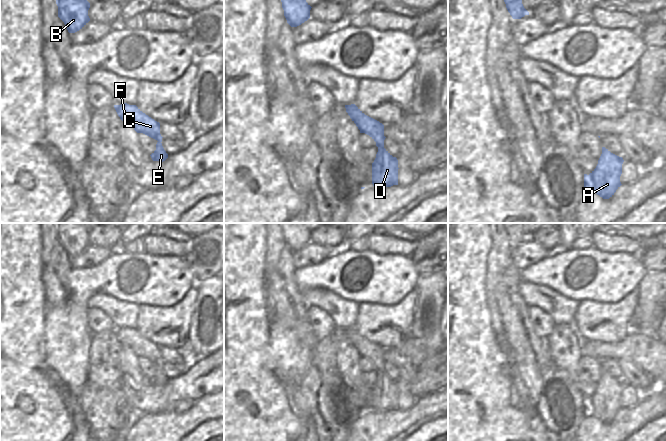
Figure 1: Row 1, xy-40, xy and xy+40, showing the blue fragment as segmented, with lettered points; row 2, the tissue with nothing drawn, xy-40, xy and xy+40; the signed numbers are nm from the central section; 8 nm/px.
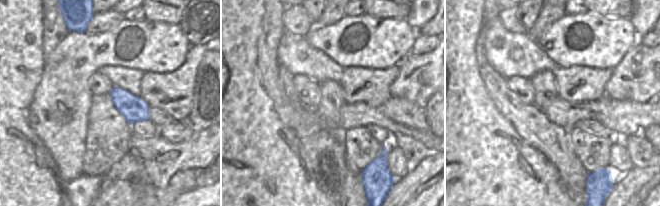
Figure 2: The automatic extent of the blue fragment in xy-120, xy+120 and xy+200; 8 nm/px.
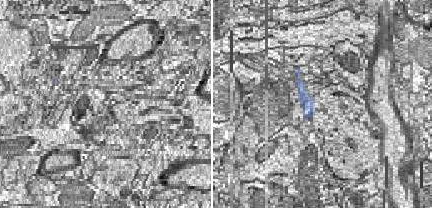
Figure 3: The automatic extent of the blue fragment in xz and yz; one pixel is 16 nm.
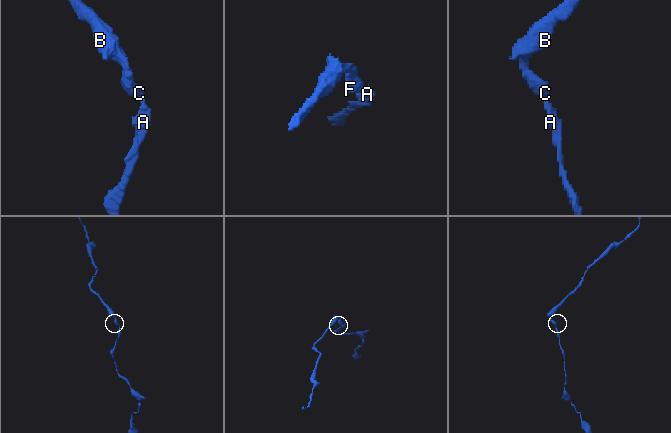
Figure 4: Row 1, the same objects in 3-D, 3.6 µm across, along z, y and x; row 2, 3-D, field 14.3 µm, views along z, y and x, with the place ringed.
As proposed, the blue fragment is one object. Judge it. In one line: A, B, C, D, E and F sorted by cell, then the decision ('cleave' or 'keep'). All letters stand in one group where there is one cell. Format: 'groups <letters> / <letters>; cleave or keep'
groups A B C D E F; keep

